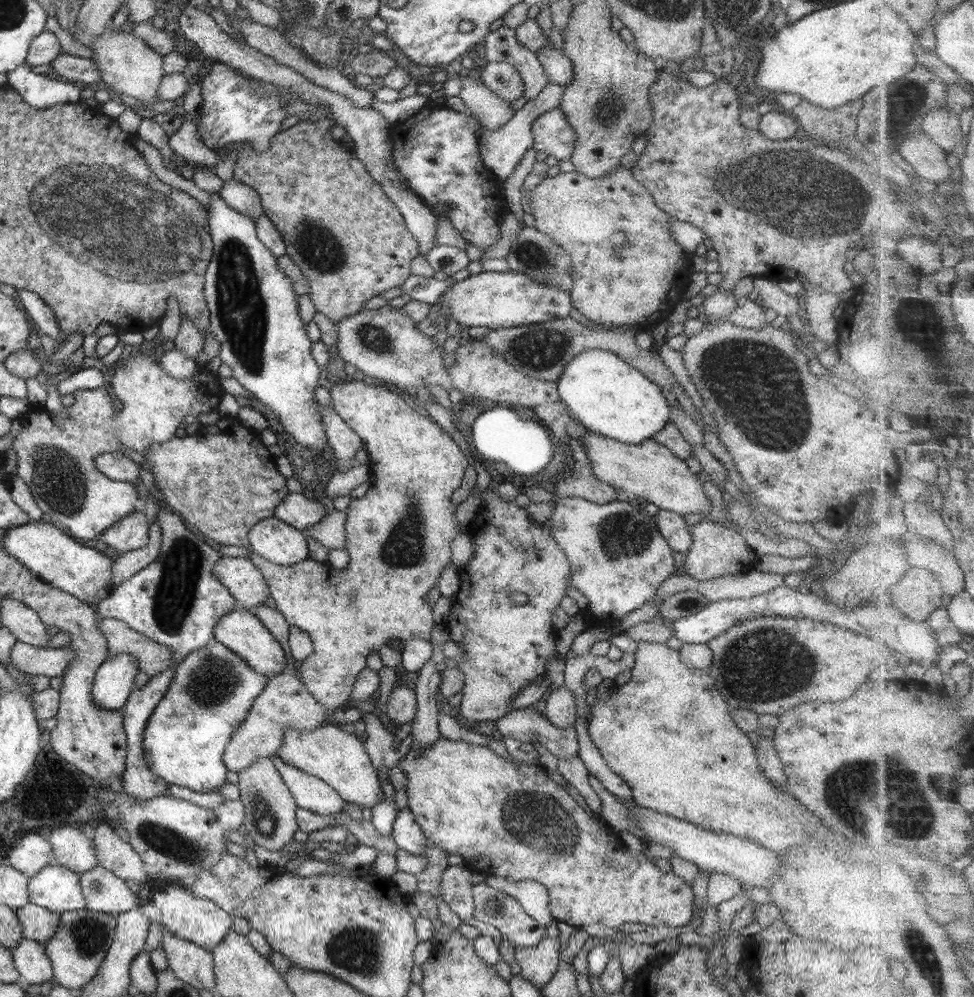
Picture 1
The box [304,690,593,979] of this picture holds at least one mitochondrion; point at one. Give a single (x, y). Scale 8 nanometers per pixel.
(537, 821)

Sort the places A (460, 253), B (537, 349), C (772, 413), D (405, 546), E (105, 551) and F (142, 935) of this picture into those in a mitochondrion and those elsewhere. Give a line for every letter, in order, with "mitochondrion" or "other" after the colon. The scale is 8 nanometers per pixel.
A: other
B: mitochondrion
C: mitochondrion
D: mitochondrion
E: other
F: other

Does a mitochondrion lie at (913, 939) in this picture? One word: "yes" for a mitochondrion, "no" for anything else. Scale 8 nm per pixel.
yes

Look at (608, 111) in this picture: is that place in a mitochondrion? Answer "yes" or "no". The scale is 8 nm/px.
yes

